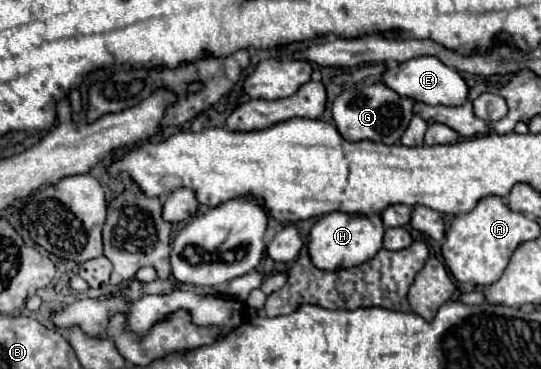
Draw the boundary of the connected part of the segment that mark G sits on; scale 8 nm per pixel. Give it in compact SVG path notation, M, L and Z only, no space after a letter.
M381 82L357 84L335 98L333 120L337 124L339 134L349 142L373 140L381 144L399 144L399 138L403 136L405 128L413 118L413 104L415 100L397 96L397 92L393 92L391 88L385 88L385 84Z

